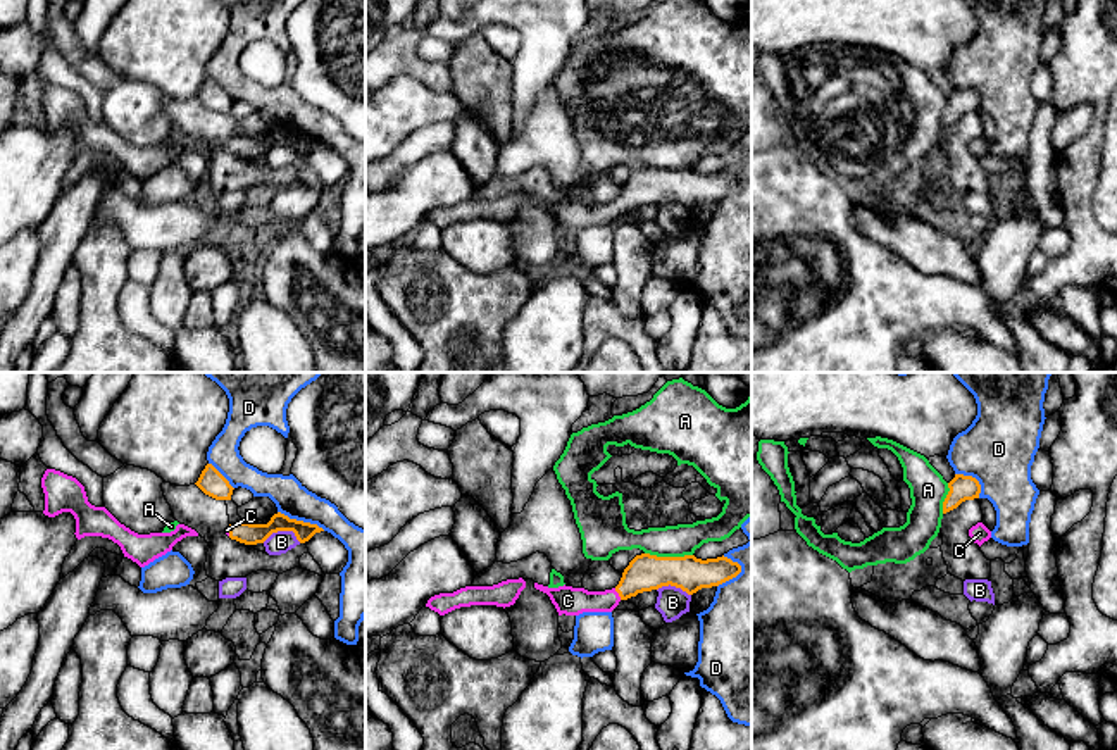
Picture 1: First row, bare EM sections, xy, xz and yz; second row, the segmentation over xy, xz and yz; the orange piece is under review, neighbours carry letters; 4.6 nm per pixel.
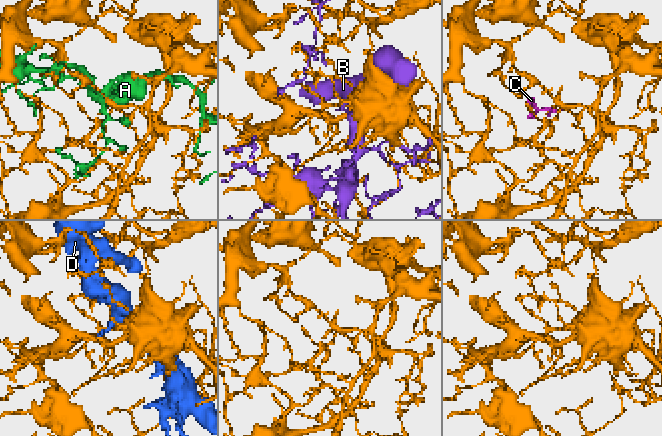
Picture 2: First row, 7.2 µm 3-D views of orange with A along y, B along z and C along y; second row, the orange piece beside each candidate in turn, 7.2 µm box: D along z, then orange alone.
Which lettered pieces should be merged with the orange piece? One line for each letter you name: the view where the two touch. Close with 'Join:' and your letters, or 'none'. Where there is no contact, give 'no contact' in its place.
C: meets orange in xz
Join: C

